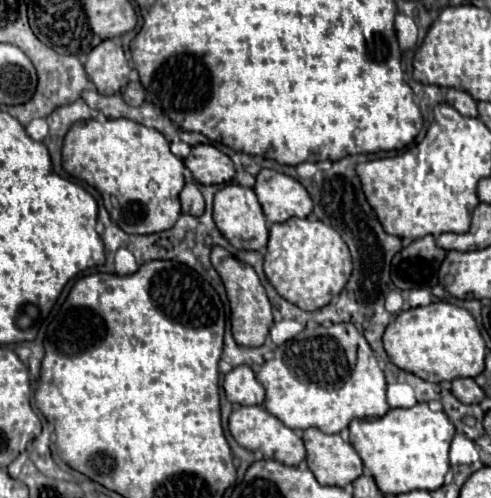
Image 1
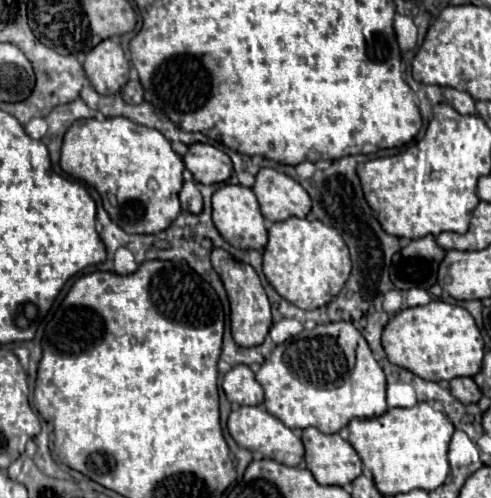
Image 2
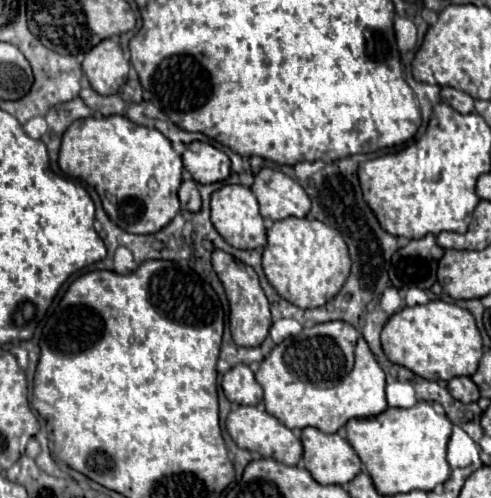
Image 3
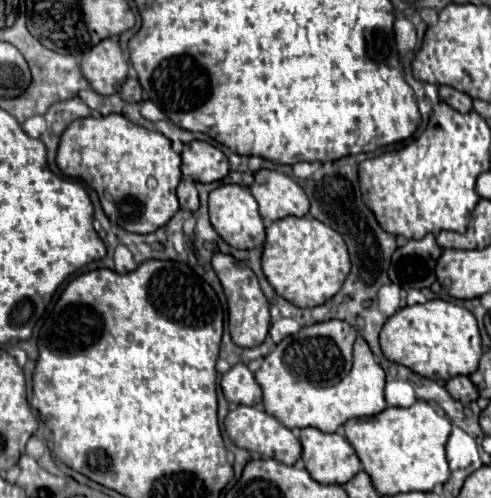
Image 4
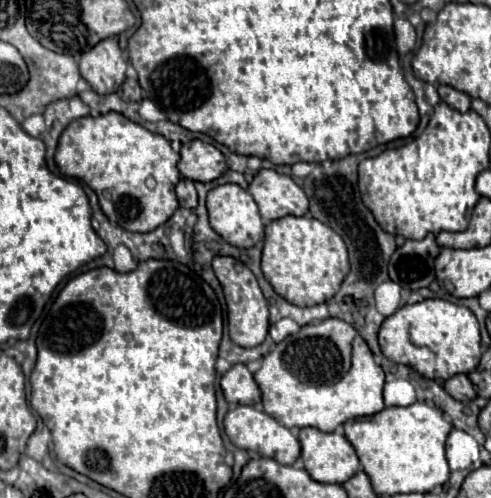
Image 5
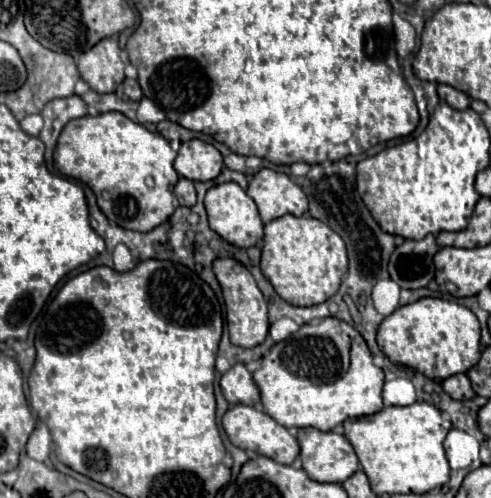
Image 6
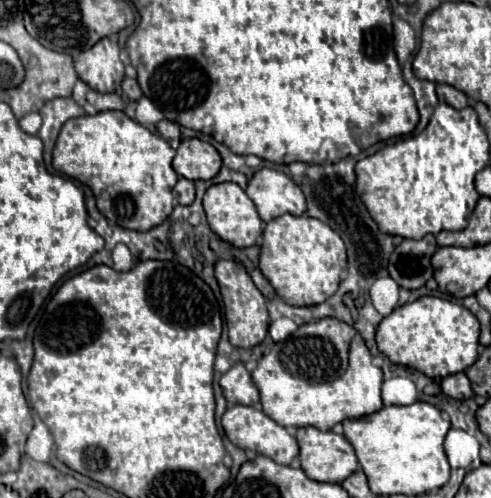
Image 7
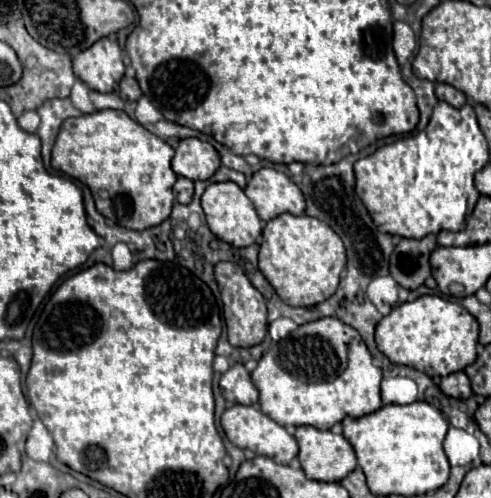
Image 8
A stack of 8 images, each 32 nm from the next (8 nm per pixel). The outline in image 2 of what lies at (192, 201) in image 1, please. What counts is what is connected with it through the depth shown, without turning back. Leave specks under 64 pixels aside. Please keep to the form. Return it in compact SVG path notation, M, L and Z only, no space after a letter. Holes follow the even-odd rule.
M186 180L184 182L184 186L180 190L180 202L182 202L182 210L184 212L198 214L202 210L202 196L200 196L194 180Z

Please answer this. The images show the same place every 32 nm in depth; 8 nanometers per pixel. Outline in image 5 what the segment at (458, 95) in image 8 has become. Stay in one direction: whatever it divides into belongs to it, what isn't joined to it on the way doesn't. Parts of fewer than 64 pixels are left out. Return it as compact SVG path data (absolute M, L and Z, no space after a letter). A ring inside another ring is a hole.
M438 86L438 94L448 106L456 108L458 112L470 110L470 96L468 94L464 94L464 92L460 92L460 90L452 88L452 86Z

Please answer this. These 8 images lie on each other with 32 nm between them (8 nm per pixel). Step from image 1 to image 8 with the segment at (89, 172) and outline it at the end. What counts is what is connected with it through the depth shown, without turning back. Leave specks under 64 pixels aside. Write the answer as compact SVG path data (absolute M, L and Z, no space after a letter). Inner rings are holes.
M98 110L68 118L52 148L52 168L86 184L98 212L130 230L146 230L170 216L176 174L170 166L174 150L122 110Z

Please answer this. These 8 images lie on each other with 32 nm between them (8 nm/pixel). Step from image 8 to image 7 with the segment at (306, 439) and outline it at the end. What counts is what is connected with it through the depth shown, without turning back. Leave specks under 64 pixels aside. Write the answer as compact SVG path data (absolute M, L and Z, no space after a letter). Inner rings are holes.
M312 426L298 428L302 470L316 482L342 482L356 468L358 460L350 442L334 432L322 432Z

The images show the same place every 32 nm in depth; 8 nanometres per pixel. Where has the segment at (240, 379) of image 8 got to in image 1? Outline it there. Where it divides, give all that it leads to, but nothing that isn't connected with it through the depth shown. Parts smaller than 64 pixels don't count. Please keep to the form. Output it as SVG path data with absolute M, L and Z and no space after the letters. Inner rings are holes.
M236 366L224 376L222 384L226 398L232 404L262 404L264 388L256 380L256 374L250 366Z

